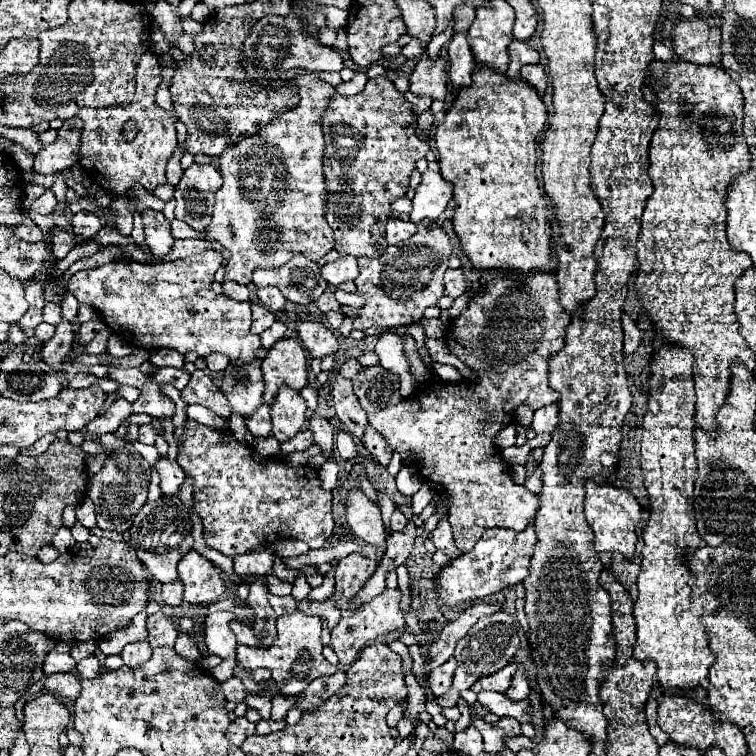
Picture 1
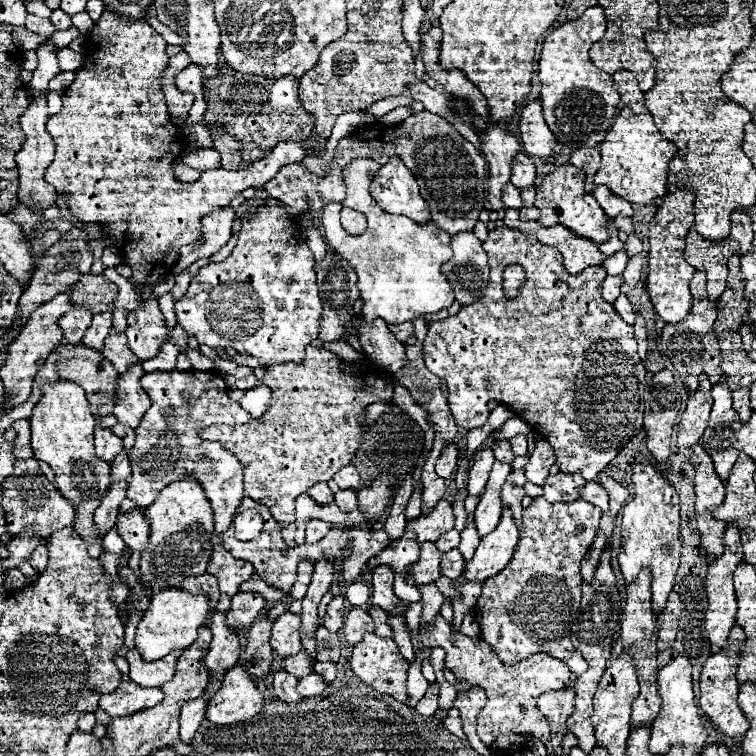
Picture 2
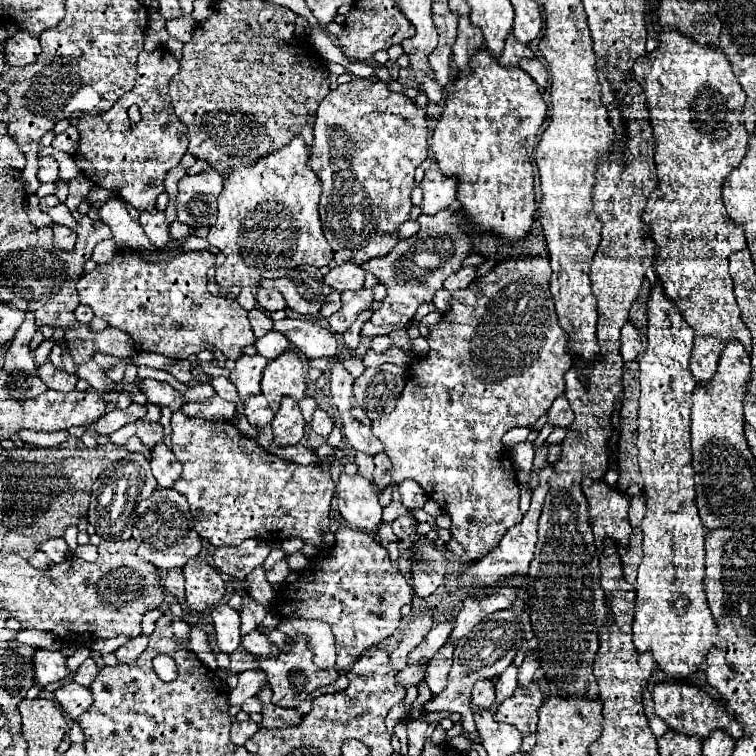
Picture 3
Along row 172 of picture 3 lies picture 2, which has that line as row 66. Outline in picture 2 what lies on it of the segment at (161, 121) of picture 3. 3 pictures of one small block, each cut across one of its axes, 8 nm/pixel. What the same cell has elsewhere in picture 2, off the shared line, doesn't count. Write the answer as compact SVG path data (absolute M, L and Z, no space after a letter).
M102 12L94 30L86 36L86 46L86 64L76 74L72 86L64 92L62 110L50 116L46 124L46 130L54 140L56 154L46 168L44 178L58 190L58 194L66 194L66 206L80 222L100 222L110 226L108 234L114 238L114 244L134 270L130 280L136 292L144 296L142 308L128 314L128 346L140 360L152 360L158 356L162 344L172 340L172 330L166 328L152 288L160 278L170 274L170 268L178 260L178 248L196 242L202 236L202 218L206 214L212 214L222 206L230 206L234 196L246 188L264 186L282 166L306 158L308 150L306 142L280 142L264 160L254 162L244 170L205 170L194 184L180 184L174 180L174 162L182 154L186 138L178 136L180 128L170 120L160 88L160 78L168 64L166 42L144 20L124 22L114 18L112 12Z

